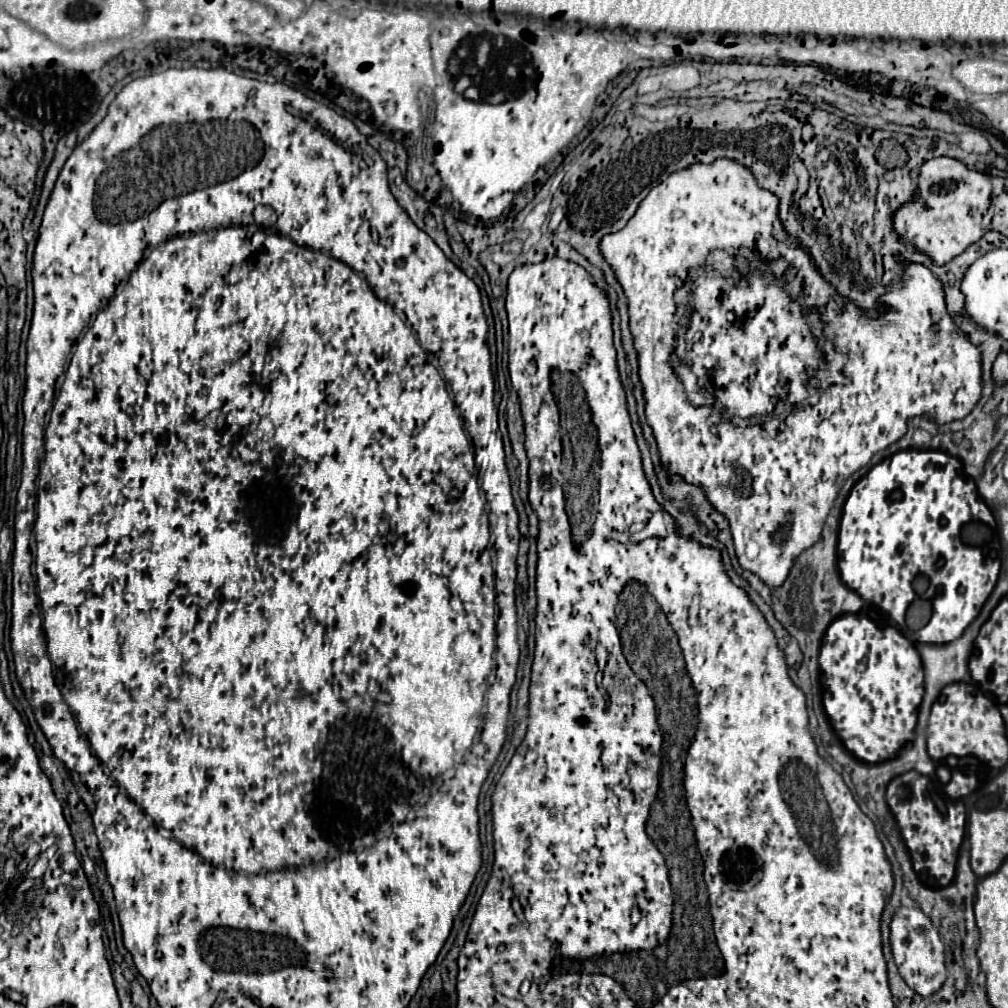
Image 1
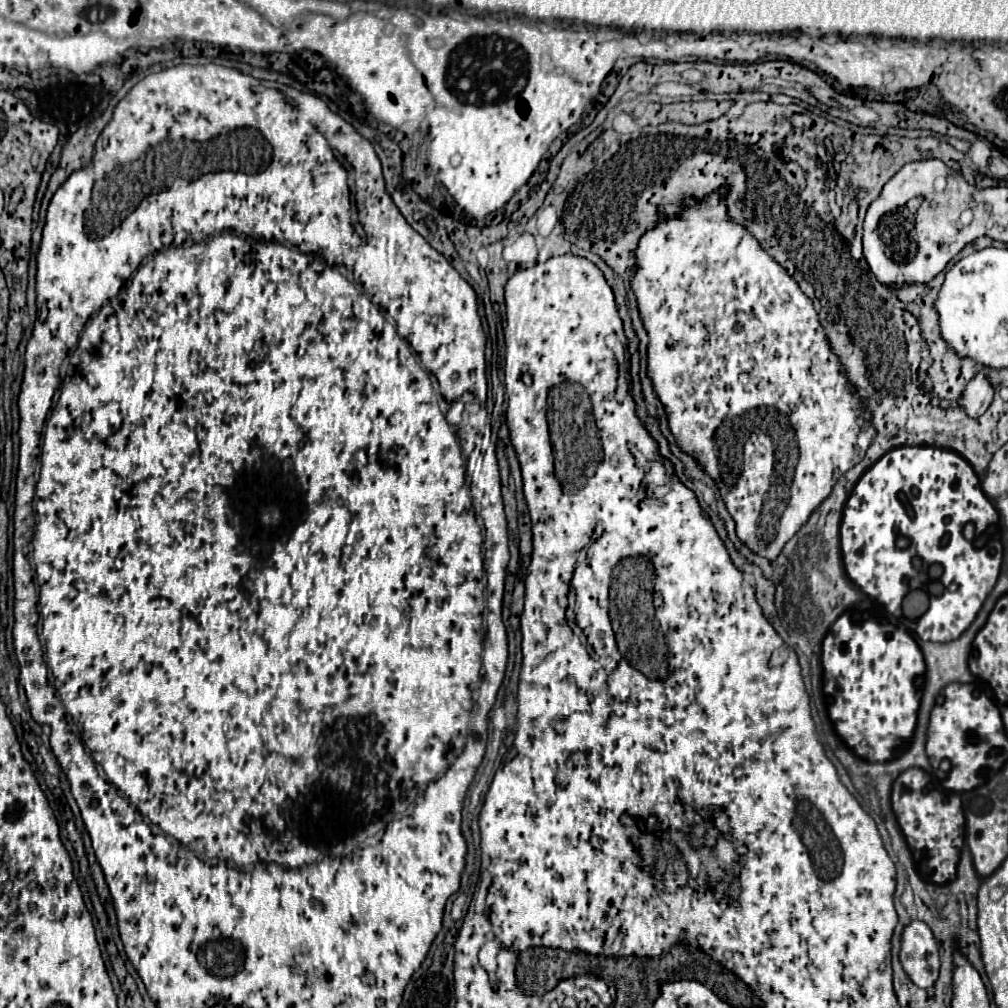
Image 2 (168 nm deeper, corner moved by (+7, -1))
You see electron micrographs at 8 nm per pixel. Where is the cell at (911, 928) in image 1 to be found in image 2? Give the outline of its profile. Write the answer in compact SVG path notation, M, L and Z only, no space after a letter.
M911 920L901 934L901 966L919 988L929 988L939 976L939 952L933 932L925 922Z

